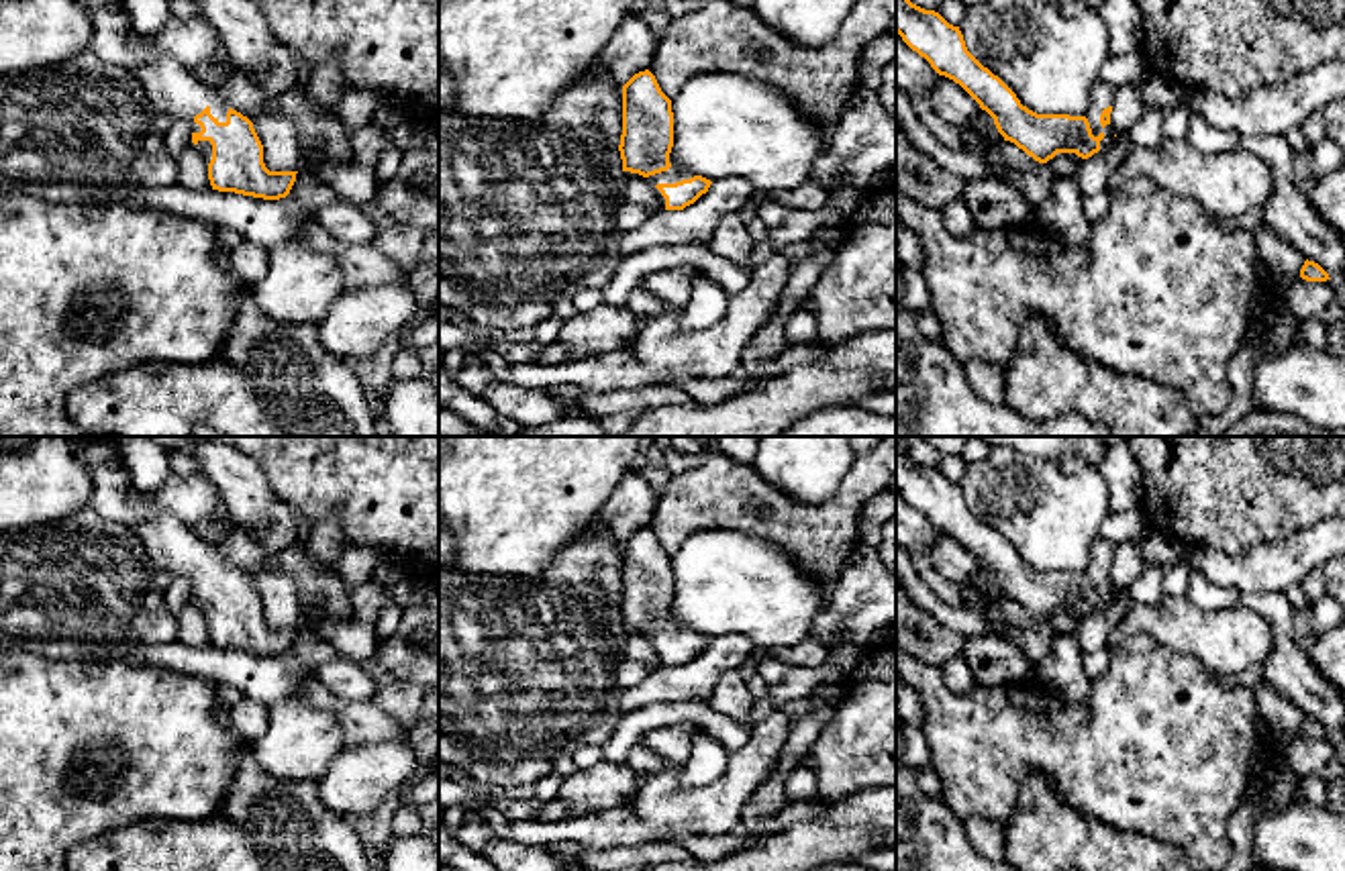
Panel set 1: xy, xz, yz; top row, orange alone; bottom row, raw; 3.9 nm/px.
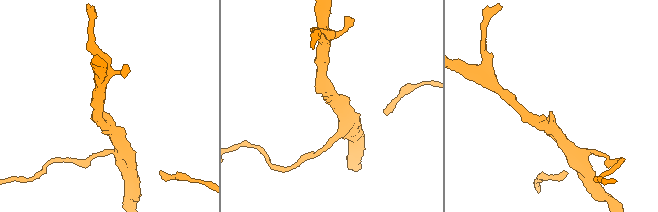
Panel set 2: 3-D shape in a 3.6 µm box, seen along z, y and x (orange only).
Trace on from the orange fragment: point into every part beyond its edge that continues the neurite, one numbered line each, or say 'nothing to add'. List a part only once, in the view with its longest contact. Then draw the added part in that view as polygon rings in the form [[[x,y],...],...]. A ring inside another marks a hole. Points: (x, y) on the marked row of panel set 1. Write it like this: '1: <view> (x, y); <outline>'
1: yz (1103, 94); [[[1096,82],[1090,94],[1086,118],[1090,122],[1092,135],[1098,137],[1100,133],[1104,139],[1100,141],[1100,149],[1112,145],[1116,131],[1106,124],[1100,124],[1100,114],[1104,108],[1114,104],[1116,90],[1104,82]]]

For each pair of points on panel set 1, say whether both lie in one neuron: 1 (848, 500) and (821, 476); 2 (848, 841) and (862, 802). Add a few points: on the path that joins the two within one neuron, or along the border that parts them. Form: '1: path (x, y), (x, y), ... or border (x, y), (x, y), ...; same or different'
1: border (856, 457), (825, 500), (796, 502), (788, 496); different
2: border (825, 821), (874, 829); different

